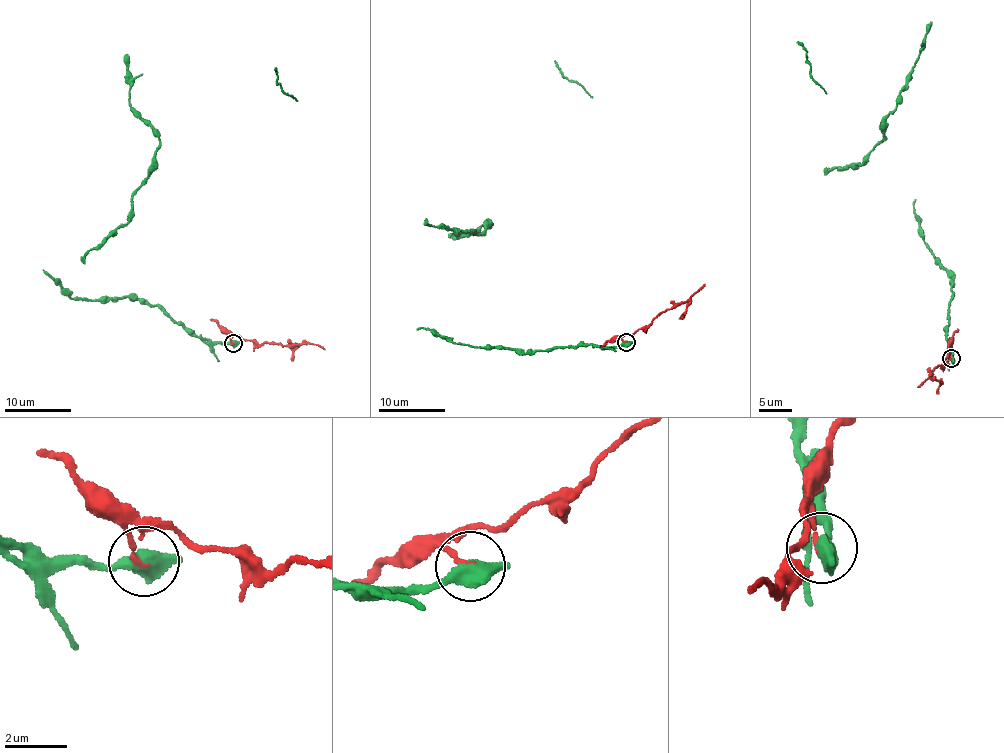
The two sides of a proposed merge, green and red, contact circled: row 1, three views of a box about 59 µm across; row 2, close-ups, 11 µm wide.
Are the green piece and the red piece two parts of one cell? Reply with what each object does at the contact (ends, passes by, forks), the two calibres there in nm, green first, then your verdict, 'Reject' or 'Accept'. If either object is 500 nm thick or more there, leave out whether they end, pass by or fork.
Thickness 700 nm (green) against 140 nm. Reject

